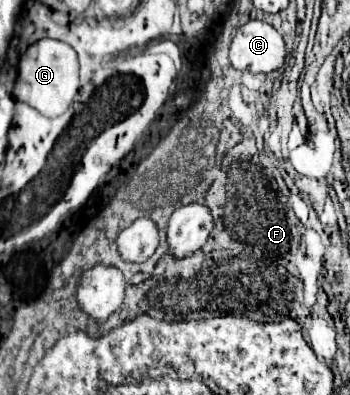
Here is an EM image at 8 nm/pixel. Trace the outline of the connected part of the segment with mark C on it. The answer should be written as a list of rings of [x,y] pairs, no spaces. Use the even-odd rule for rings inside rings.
[[[253,19],[241,25],[231,41],[229,59],[235,69],[271,73],[285,63],[285,43],[275,27]]]

